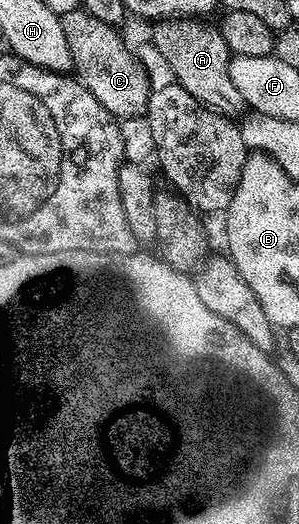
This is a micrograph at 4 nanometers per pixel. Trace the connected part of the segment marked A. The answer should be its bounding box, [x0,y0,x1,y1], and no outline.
[155,16,245,116]

